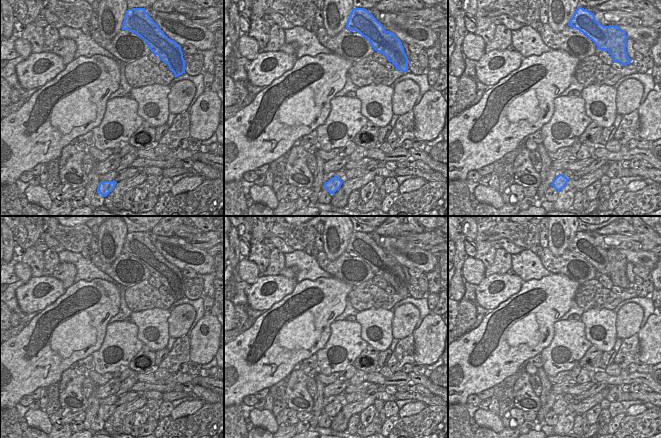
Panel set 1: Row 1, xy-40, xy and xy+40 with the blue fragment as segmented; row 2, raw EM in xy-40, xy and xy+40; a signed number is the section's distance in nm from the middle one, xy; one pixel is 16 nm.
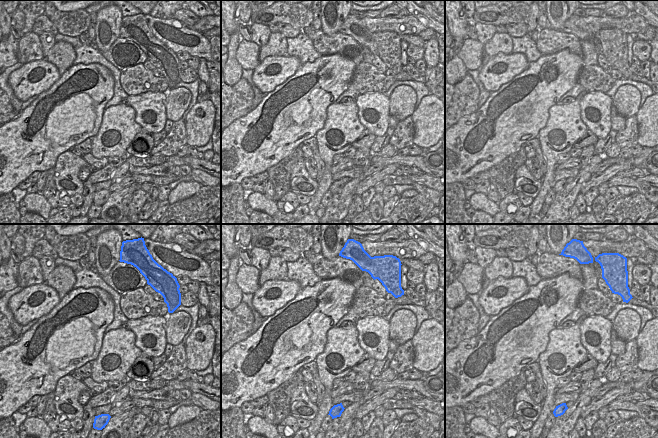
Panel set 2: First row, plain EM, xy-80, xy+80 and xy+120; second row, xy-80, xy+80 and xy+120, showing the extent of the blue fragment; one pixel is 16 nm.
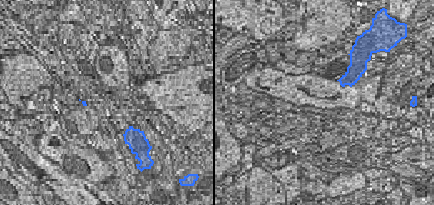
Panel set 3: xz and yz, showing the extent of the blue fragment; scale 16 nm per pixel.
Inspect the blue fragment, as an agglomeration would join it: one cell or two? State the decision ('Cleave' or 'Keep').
Cleave.

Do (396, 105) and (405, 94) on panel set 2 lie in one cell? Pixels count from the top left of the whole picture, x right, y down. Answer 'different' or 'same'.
same

